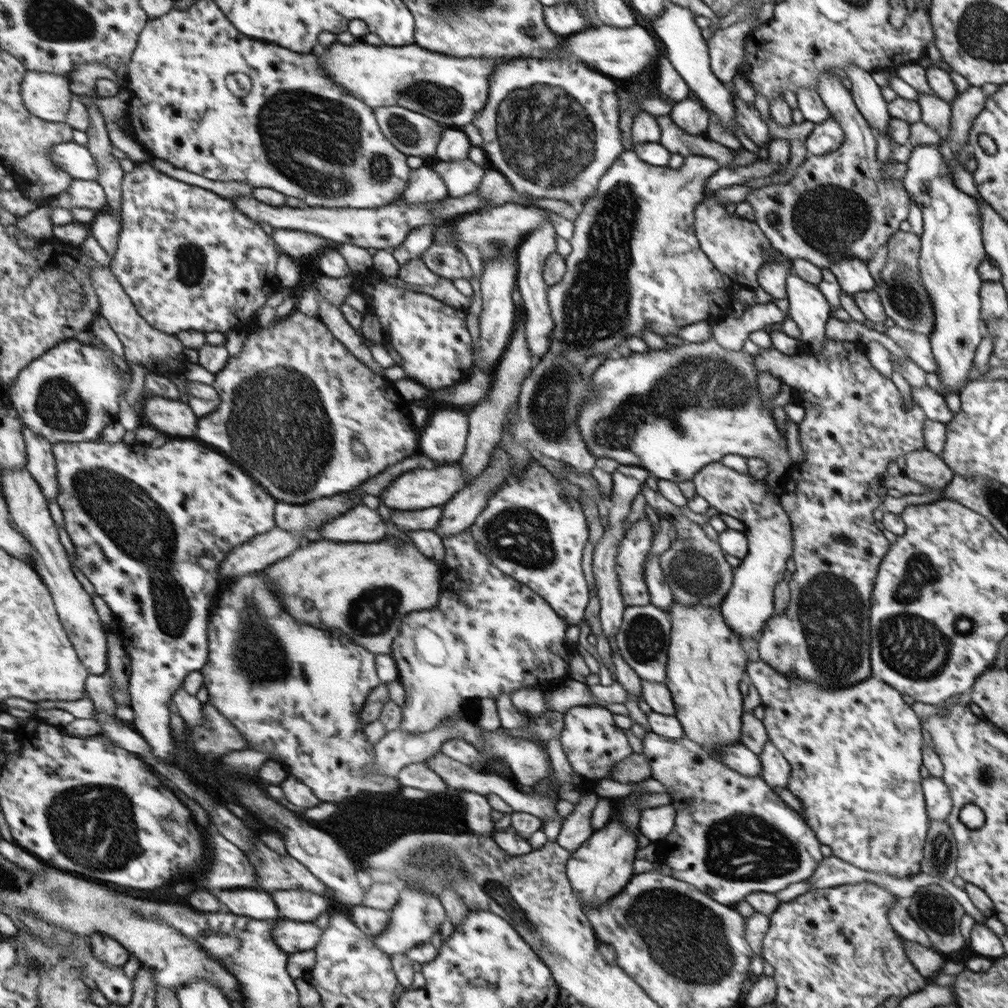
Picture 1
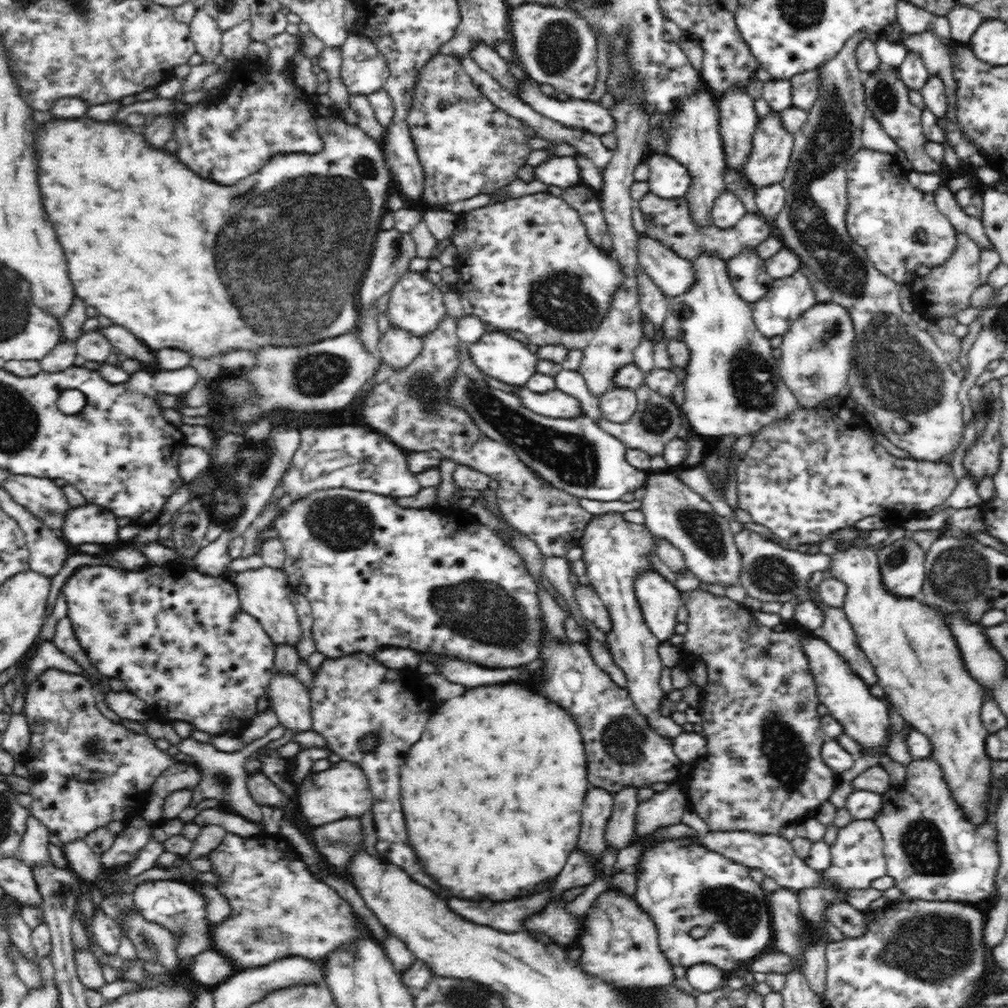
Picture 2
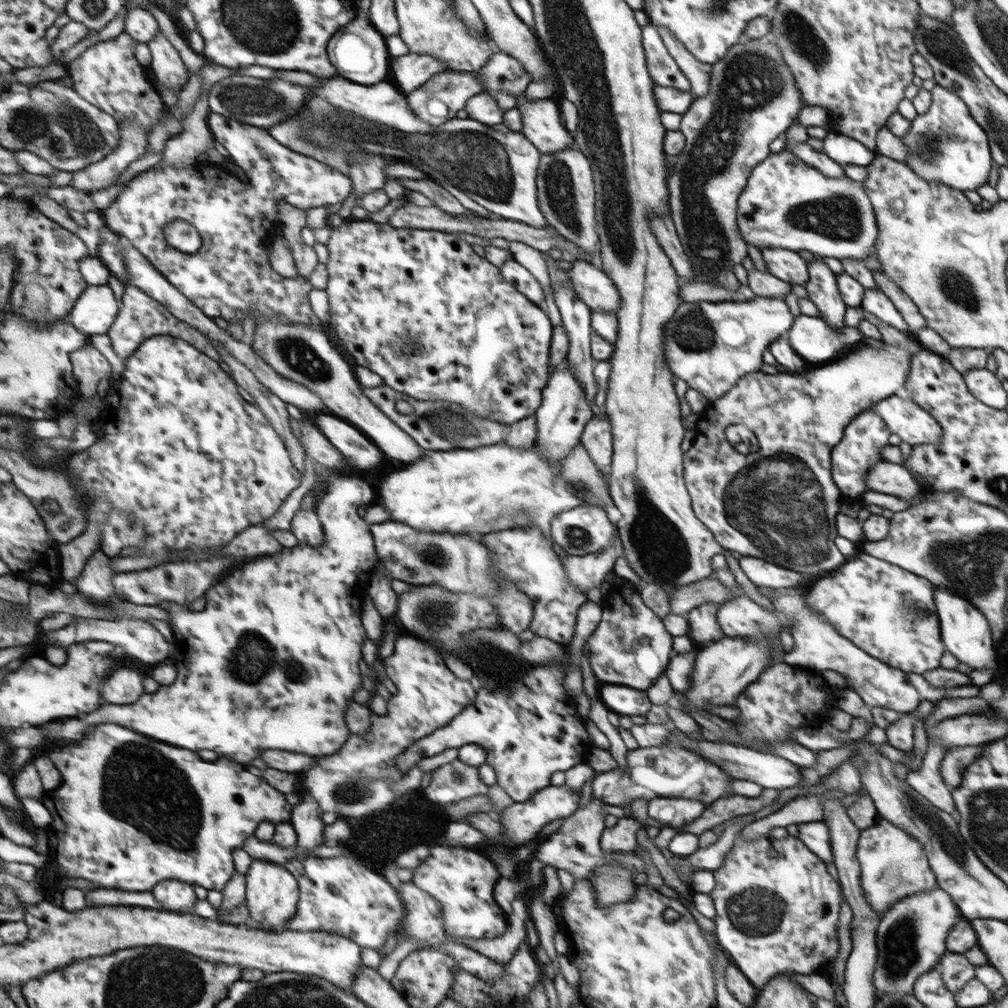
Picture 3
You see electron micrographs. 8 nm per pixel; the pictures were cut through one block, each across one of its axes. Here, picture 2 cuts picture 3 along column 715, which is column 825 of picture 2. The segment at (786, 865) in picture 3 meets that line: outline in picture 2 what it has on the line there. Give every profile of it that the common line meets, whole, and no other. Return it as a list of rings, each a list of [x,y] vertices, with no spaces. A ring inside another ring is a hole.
[[[853,819],[848,826],[838,829],[834,844],[830,845],[830,866],[820,871],[820,877],[824,879],[826,886],[822,888],[804,888],[797,892],[802,920],[806,926],[808,938],[816,935],[828,937],[825,924],[829,921],[824,916],[824,911],[838,901],[848,903],[843,892],[846,889],[865,889],[871,887],[874,879],[887,875],[886,857],[884,854],[884,839],[881,830],[874,820]]]

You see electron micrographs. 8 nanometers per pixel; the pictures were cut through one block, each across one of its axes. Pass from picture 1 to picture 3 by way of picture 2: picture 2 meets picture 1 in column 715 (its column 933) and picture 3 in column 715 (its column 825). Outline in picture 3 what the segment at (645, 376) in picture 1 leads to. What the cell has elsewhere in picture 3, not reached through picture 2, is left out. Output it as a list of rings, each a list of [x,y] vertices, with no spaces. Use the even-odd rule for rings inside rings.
[[[743,40],[740,44],[732,46],[731,51],[712,65],[710,89],[704,94],[704,96],[695,97],[690,104],[689,109],[682,115],[680,132],[684,136],[685,144],[683,152],[677,156],[677,160],[672,165],[672,174],[669,183],[669,216],[672,218],[672,222],[675,224],[676,232],[679,238],[685,236],[687,243],[683,246],[686,254],[690,256],[692,265],[694,265],[694,273],[696,278],[692,283],[700,284],[714,284],[715,286],[722,286],[729,290],[737,290],[741,284],[738,284],[732,268],[737,264],[742,264],[742,258],[746,256],[746,242],[744,242],[743,235],[740,234],[739,221],[738,221],[738,200],[740,194],[743,194],[743,190],[746,188],[747,183],[750,181],[750,172],[754,172],[756,165],[760,162],[767,160],[770,156],[769,145],[778,137],[783,136],[789,128],[791,128],[794,118],[798,116],[800,109],[804,107],[804,101],[802,101],[802,93],[797,88],[795,76],[791,68],[787,66],[783,58],[783,52],[781,48],[770,42],[770,40]]]

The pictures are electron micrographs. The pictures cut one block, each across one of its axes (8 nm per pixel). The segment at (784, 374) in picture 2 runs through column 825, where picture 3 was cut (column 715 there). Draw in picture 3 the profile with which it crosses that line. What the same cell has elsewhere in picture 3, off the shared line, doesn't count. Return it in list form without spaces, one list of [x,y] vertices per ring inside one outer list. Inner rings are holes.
[[[755,295],[748,302],[686,302],[681,303],[671,322],[664,324],[664,355],[672,373],[684,379],[709,401],[722,398],[746,374],[760,371],[763,356],[774,340],[786,337],[795,316],[790,313],[785,297]]]

